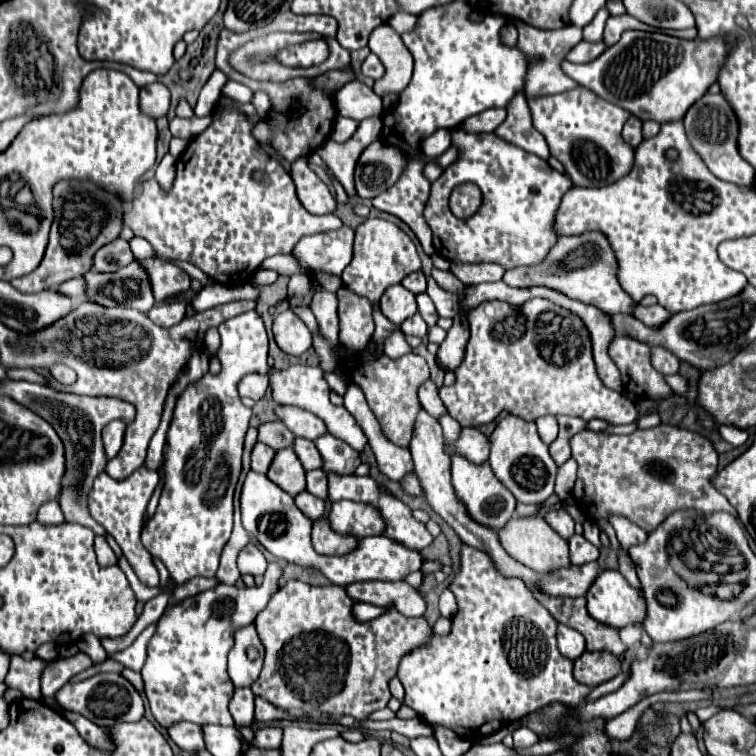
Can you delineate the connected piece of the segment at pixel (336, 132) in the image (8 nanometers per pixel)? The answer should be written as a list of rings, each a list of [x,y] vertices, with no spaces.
[[[337,116],[337,118],[335,118],[335,124],[333,124],[333,134],[331,134],[331,138],[333,138],[335,142],[343,144],[343,142],[347,142],[347,138],[351,138],[351,136],[355,134],[357,126],[359,126],[359,122],[355,122],[353,118]]]

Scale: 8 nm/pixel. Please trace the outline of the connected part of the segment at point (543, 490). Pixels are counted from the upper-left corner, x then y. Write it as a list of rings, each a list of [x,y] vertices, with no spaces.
[[[511,414],[503,416],[491,434],[489,466],[493,474],[511,490],[517,502],[523,502],[523,504],[545,502],[553,494],[557,466],[549,456],[547,444],[543,444],[539,438],[535,422],[525,422]]]

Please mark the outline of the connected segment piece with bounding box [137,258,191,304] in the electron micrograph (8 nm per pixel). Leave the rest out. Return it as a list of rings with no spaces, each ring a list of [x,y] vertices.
[[[145,258],[145,260],[137,260],[143,270],[147,270],[147,276],[151,278],[151,290],[155,296],[155,302],[161,304],[181,292],[189,290],[189,274],[185,274],[181,268],[157,260],[157,258]]]

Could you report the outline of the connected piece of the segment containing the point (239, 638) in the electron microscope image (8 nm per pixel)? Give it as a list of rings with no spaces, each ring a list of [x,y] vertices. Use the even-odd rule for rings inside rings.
[[[255,626],[235,630],[235,644],[229,652],[229,678],[235,686],[251,686],[263,666],[263,644]]]

